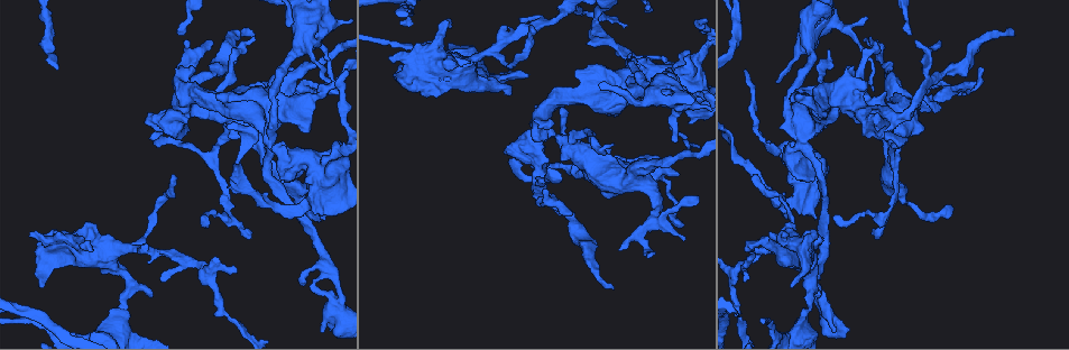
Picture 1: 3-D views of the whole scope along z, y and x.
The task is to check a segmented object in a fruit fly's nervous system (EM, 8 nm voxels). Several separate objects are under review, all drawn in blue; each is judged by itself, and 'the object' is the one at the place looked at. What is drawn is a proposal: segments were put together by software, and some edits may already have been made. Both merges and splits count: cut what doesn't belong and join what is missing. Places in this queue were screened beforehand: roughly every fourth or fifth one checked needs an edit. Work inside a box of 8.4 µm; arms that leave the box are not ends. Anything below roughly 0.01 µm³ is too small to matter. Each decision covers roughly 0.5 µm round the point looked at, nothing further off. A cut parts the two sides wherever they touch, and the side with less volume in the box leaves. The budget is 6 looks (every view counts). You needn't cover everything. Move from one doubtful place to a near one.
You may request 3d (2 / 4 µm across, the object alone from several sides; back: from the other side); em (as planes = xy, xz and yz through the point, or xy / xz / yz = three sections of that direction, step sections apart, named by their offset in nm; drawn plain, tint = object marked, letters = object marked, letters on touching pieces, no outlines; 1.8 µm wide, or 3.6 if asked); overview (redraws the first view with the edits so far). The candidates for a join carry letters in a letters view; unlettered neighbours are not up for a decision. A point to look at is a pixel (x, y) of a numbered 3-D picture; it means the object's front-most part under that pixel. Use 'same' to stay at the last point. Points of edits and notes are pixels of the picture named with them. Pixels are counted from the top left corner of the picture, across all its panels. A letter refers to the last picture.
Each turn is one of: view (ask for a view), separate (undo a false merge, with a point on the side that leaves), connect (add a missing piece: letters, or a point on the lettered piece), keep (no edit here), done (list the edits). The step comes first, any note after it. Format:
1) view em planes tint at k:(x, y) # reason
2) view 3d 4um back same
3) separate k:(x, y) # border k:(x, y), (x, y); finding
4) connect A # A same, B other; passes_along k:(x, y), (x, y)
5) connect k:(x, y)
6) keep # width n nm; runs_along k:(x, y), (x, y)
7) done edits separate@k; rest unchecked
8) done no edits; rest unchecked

view em xy step 4 tint at 1:(338, 305)

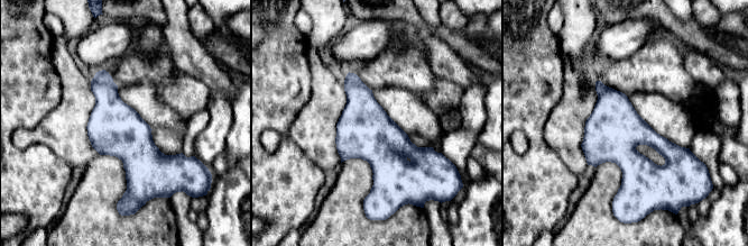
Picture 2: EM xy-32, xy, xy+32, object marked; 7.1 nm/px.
view em planes letters same # another direction

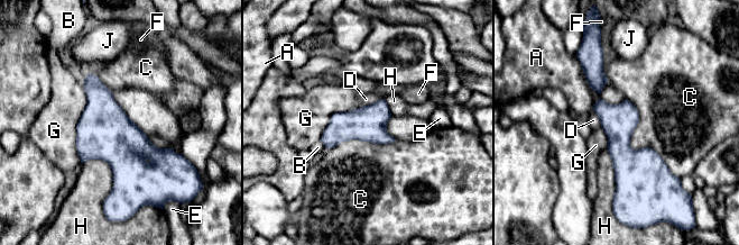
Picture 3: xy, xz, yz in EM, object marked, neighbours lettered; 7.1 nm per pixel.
keep # width 240 nm; longest_contact G 550 nm; A other, B other, C other, D other, E other, F other, G other, H other, J other; all the same neuron

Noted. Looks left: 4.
view 3d 2um at 1:(300, 207) # abrupt turn

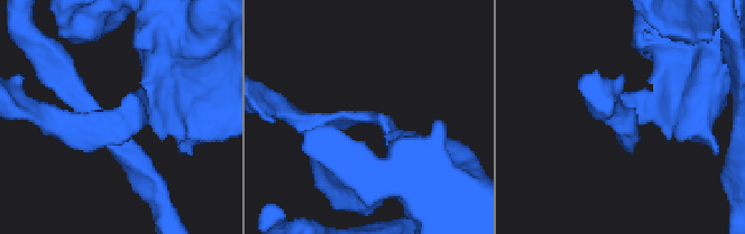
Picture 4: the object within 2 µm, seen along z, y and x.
view em planes letters at 4:(122, 124) # arm_widths 160, 360 nm

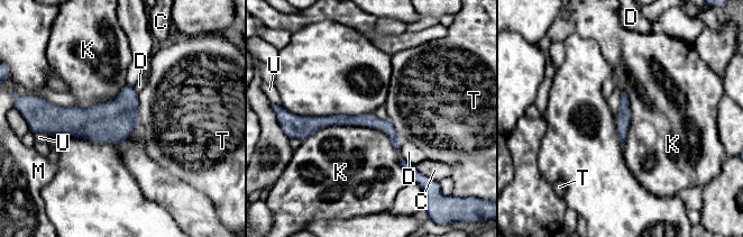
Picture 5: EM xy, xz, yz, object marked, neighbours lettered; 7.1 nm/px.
keep # C other, D other, K other, M other, T other, U other; border 5:(302, 142), (369, 126), (397, 152); one neuron here

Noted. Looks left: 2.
view 3d 4um at 1:(811, 49) # sharp bend

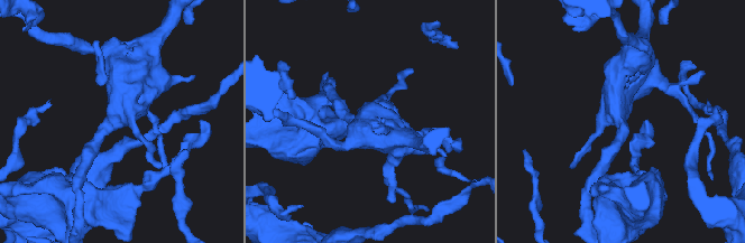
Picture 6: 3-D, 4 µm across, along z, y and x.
view em xy step 8 letters at 6:(622, 117) # now the EM

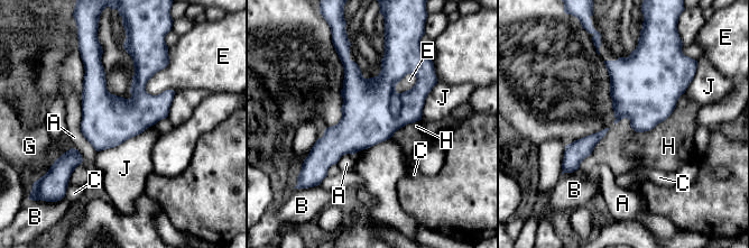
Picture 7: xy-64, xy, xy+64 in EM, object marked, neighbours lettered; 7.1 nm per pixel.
keep # width 200 nm; A other, B other, C other, E other, G other, H other, J other; border 7:(683, 93), (648, 130), (615, 125); continuous, no second neuron

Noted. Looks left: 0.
done no edits; rest unchecked

